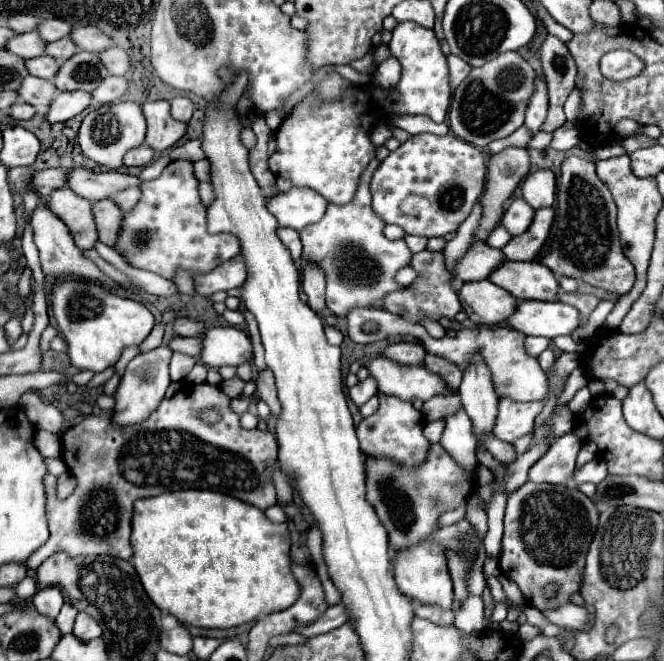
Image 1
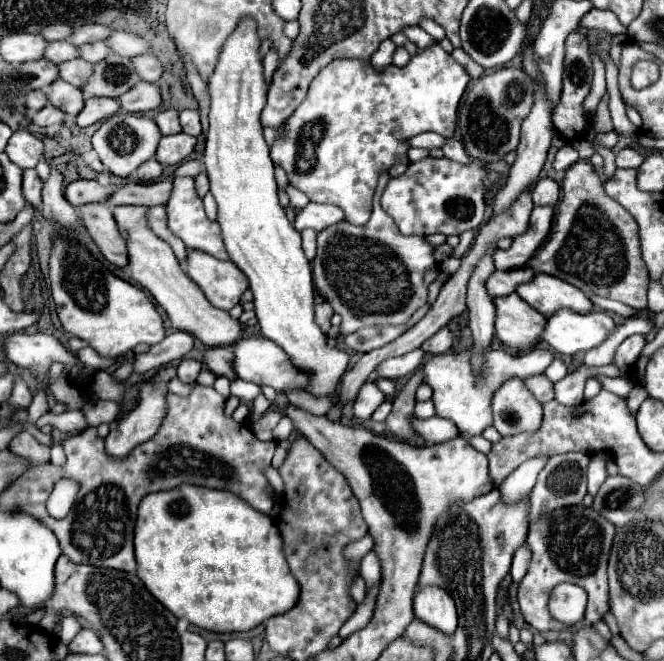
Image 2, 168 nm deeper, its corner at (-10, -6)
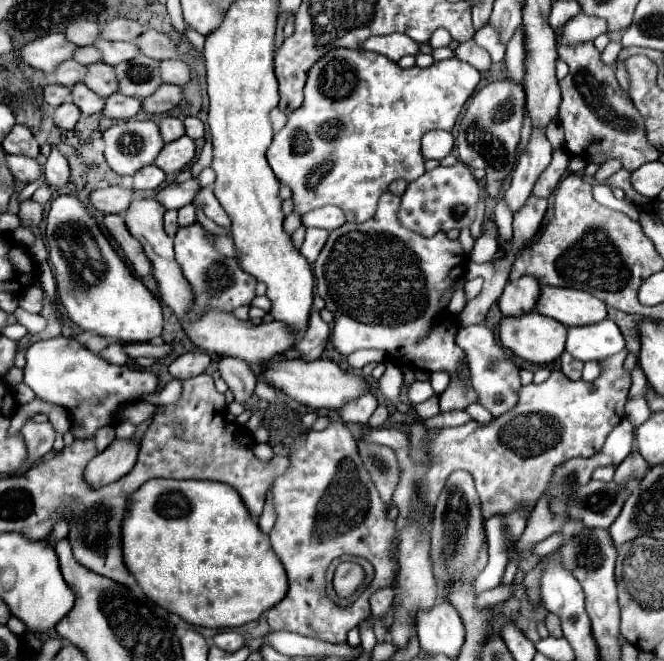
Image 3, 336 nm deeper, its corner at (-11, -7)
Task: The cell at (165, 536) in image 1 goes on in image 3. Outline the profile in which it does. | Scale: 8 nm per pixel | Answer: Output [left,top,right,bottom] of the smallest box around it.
[121,479,287,629]

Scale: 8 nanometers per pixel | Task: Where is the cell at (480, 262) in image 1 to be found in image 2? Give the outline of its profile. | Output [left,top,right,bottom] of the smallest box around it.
[486,266,534,298]

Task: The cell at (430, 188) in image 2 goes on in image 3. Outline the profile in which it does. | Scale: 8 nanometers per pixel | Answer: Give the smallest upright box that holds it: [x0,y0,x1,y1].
[399,161,481,237]

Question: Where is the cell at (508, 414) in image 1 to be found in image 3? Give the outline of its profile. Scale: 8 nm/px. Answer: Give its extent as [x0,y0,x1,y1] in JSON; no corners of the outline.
[457,325,521,417]

